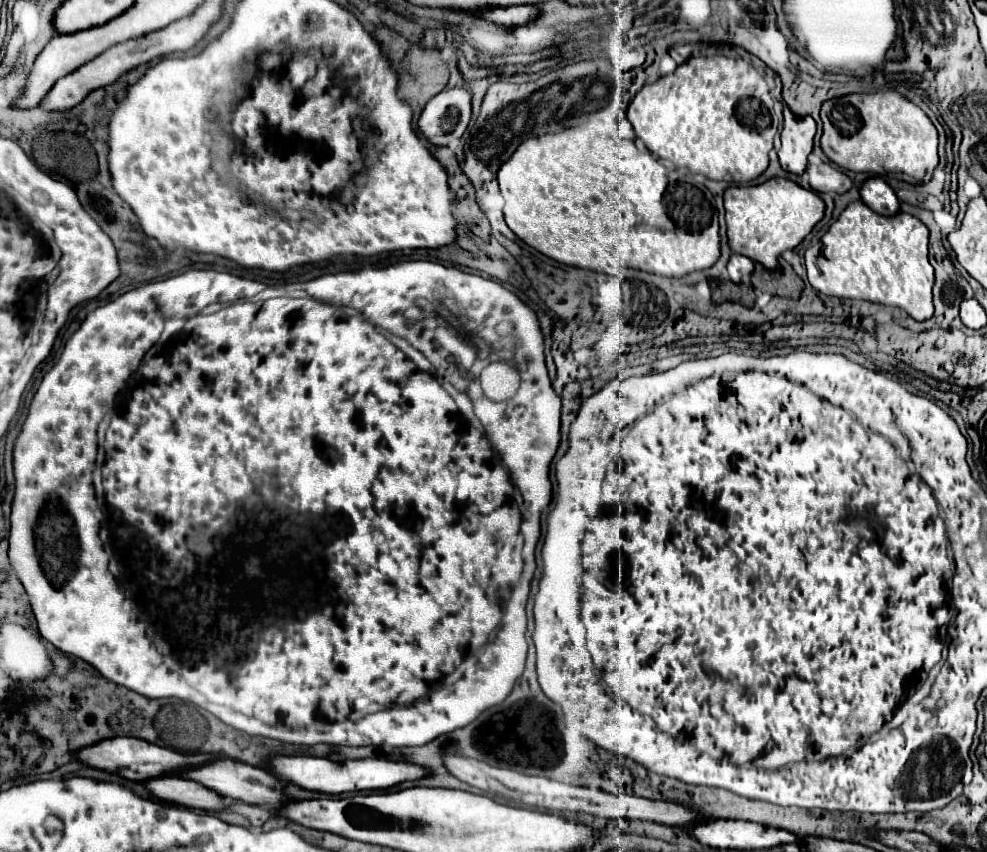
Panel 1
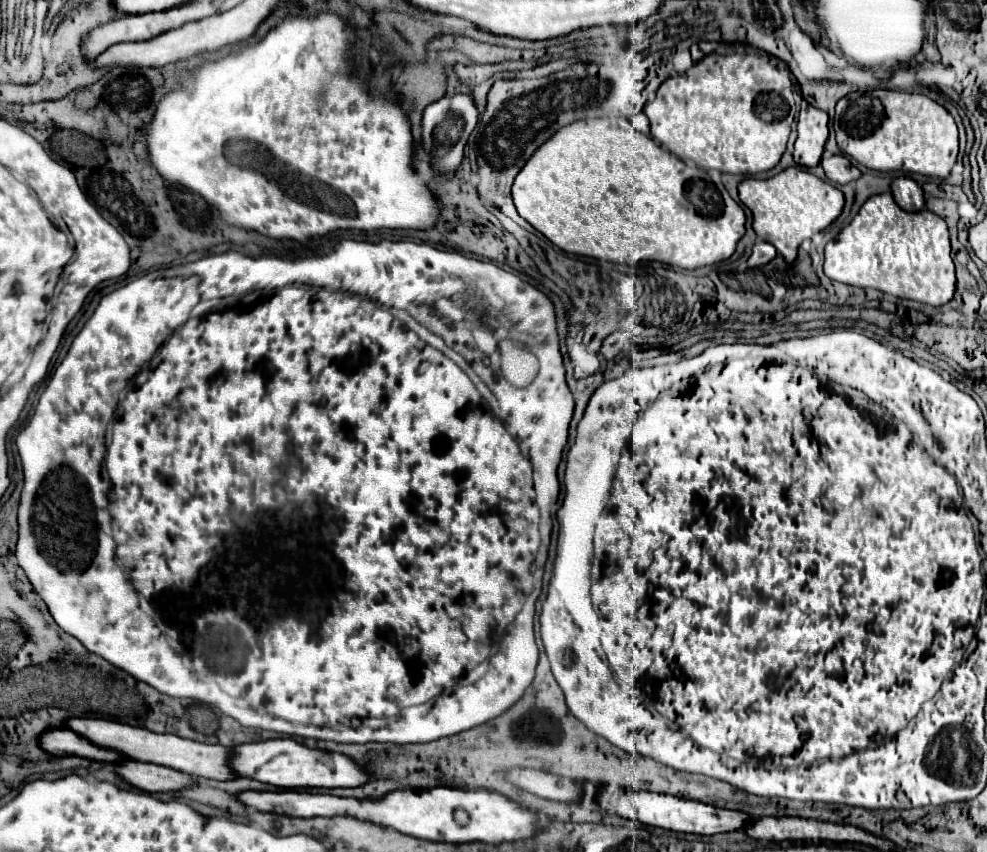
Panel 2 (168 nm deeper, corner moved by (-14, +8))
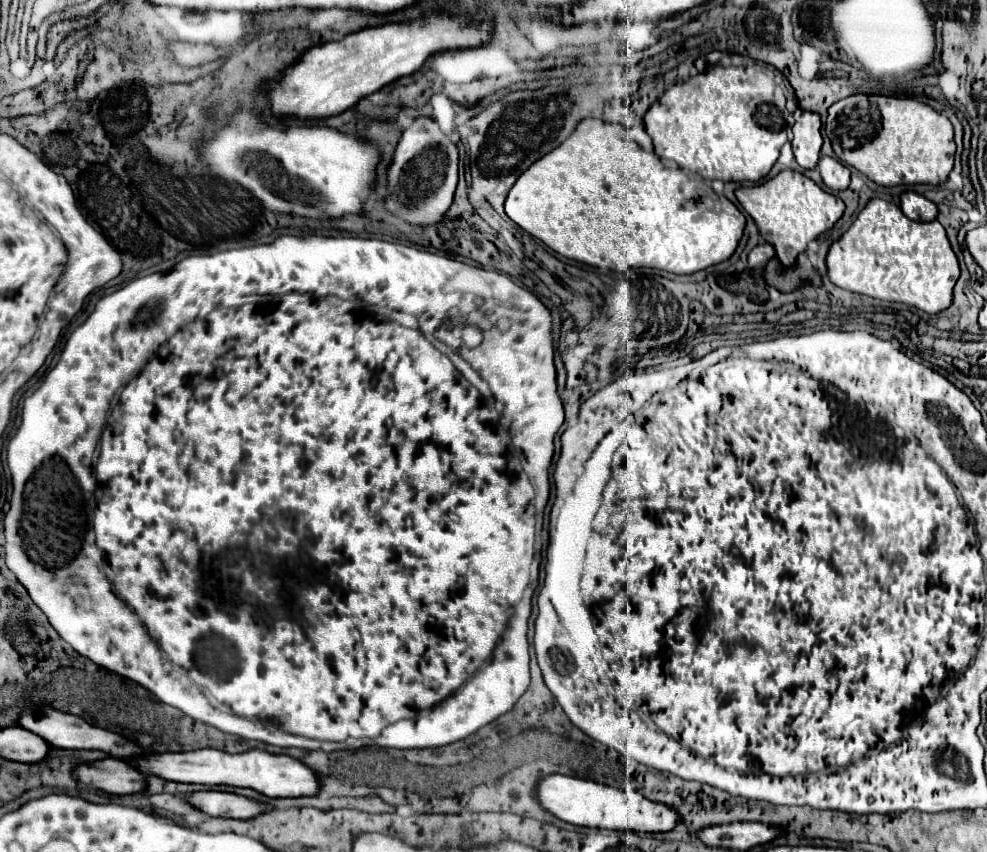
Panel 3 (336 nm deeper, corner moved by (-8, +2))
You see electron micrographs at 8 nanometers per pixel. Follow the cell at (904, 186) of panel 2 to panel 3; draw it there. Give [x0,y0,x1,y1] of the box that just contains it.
[901,192,937,222]

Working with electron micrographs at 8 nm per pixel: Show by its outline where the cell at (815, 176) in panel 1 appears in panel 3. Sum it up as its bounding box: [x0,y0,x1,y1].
[817,156,851,190]

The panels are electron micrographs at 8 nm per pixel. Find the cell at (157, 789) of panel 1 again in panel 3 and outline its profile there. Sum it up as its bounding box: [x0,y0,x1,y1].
[75,758,147,796]

